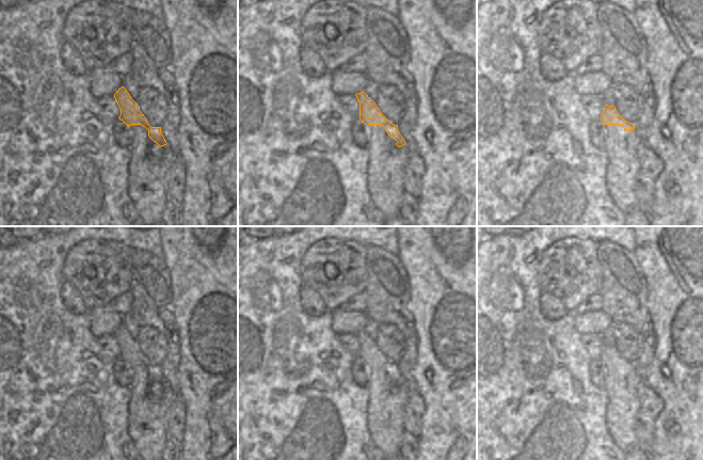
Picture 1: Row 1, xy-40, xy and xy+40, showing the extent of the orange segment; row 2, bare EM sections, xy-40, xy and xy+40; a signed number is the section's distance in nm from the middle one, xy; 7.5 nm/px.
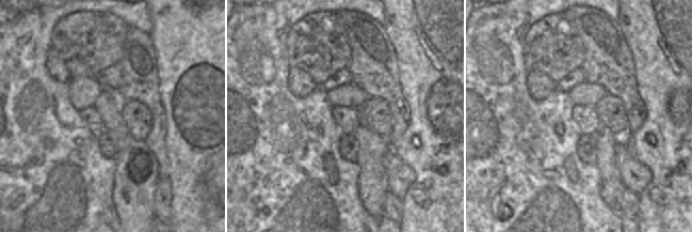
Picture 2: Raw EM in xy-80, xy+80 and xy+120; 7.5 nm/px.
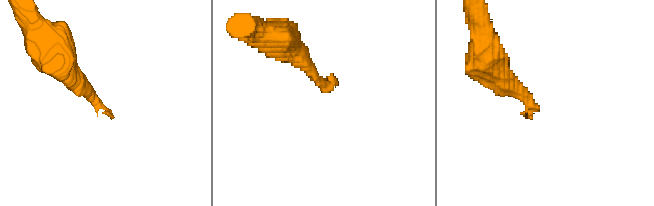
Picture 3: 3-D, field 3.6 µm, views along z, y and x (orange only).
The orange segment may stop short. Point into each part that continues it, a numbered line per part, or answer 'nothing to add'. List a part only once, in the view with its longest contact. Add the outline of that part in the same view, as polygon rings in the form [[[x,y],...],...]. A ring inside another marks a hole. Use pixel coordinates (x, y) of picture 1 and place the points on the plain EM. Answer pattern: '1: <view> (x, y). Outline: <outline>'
1: xy (386, 401). Outline: [[[367,364],[368,367],[368,431],[374,445],[381,450],[385,458],[400,456],[400,444],[404,433],[404,408],[409,399],[409,384],[401,386],[396,384],[397,380],[390,377],[385,367],[380,364]]]

